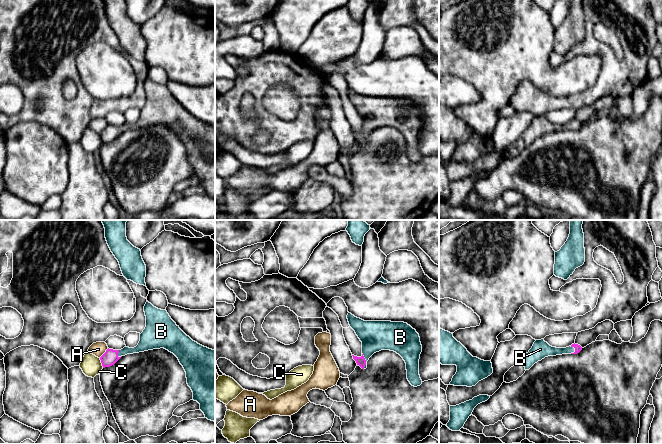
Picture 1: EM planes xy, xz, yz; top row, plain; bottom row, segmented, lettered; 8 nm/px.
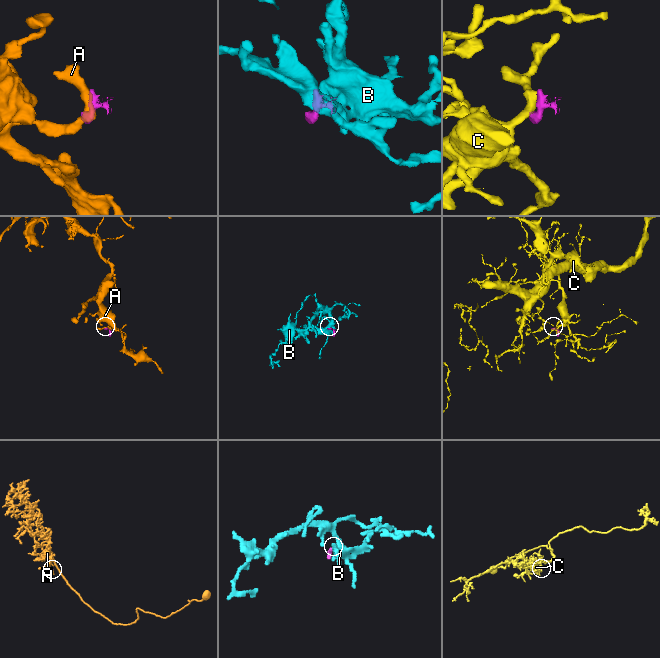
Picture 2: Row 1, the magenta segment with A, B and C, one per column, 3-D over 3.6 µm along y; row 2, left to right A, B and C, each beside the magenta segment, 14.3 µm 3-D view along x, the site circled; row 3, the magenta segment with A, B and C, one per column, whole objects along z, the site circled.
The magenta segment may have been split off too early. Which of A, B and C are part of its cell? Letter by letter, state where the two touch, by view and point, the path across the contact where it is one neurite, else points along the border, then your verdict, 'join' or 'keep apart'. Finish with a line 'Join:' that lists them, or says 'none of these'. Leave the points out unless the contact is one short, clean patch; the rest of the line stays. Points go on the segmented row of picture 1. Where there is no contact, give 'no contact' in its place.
A: contact xy (104, 353); border xy (108, 348), (99, 357); keep apart
B: contact xz (365, 361); join
C: contact xy (101, 362); border xy (99, 358), (103, 367); keep apart
Join: B

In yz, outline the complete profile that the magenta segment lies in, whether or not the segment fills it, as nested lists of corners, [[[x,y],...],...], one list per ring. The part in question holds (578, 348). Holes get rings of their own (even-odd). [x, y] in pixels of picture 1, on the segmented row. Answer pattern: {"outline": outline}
{"outline": [[[544,339],[536,340],[522,359],[525,370],[529,370],[535,363],[541,361],[548,356],[556,356],[562,354],[577,354],[582,350],[582,347],[578,344],[572,344],[566,348],[556,348],[550,346]]]}

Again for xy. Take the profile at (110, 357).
{"outline": [[[148,301],[144,306],[146,327],[140,334],[140,341],[134,348],[107,349],[100,357],[103,368],[114,365],[122,356],[153,349],[164,348],[173,353],[186,372],[187,384],[193,392],[193,399],[200,404],[205,418],[215,422],[215,350],[204,347],[187,336],[171,319],[166,310],[154,307]]]}

